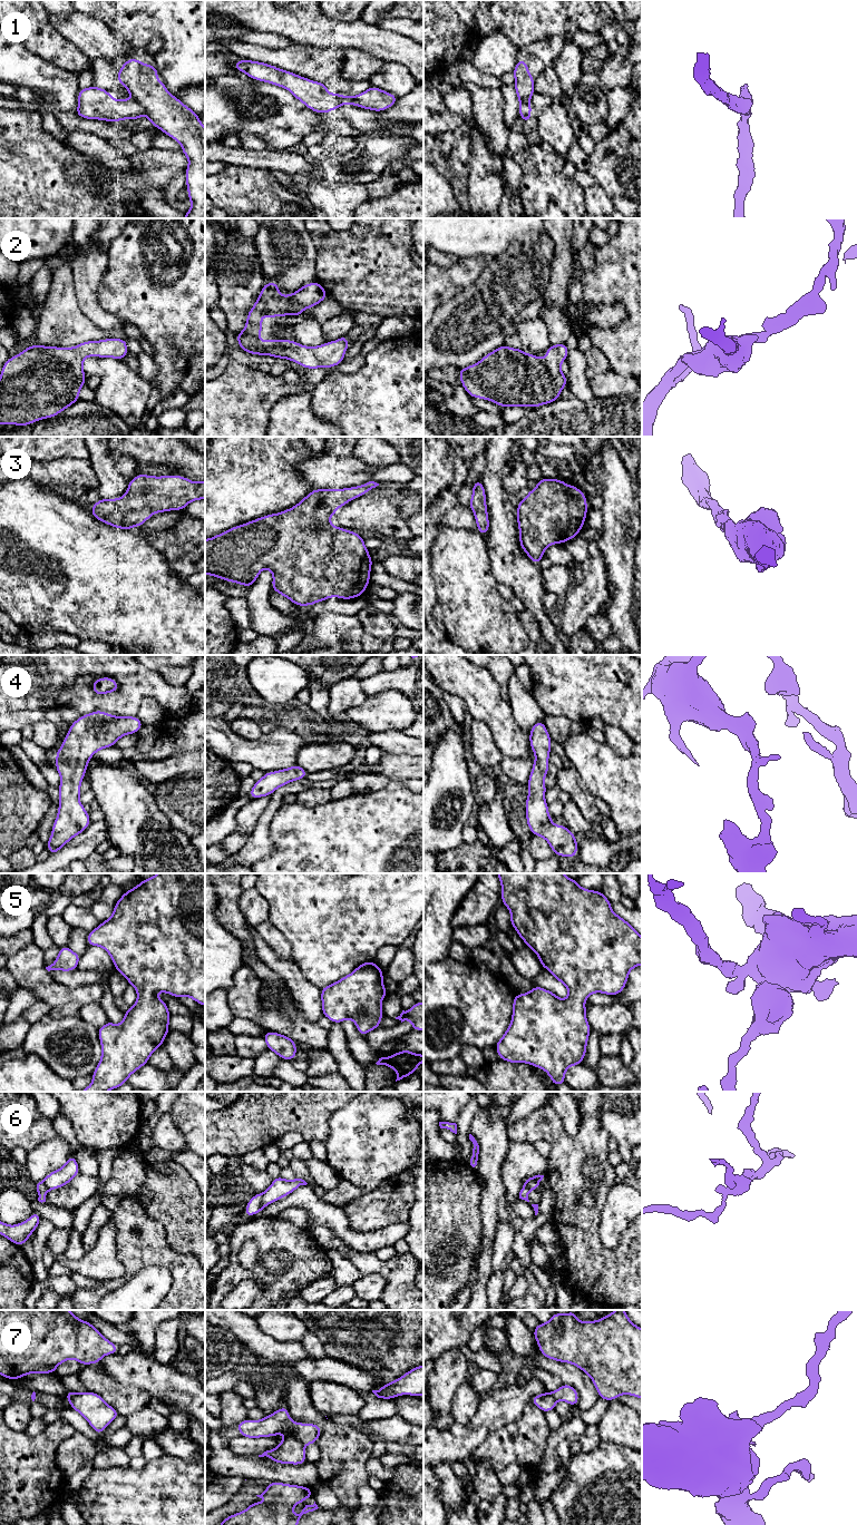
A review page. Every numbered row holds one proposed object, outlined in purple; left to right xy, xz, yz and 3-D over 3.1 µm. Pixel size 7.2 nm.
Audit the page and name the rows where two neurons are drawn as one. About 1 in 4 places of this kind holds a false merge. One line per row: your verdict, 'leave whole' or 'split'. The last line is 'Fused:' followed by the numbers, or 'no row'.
1: split
2: leave whole
3: leave whole
4: leave whole
5: leave whole
6: split
7: split
Fused: 1, 6, 7

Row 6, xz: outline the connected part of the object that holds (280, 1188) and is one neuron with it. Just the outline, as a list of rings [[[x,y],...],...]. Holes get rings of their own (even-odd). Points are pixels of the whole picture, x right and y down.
[[[277,1176],[273,1179],[270,1187],[263,1192],[262,1206],[265,1208],[271,1203],[291,1194],[299,1186],[306,1184],[308,1183],[302,1179],[294,1177],[293,1180],[289,1181]]]

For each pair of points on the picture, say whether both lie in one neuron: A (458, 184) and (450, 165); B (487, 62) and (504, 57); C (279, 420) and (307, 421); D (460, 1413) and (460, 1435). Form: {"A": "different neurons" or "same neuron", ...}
{"A": "same neuron", "B": "same neuron", "C": "same neuron", "D": "different neurons"}

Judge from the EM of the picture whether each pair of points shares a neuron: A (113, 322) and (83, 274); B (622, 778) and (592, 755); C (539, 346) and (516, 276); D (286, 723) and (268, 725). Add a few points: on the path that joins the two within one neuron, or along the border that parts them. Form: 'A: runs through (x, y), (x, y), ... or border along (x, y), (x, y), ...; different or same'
A: runs through (99, 313), (88, 302), (86, 287); same
B: runs through (614, 778), (600, 763); same
C: border along (538, 315), (523, 320), (518, 324), (516, 332); different
D: runs through (282, 723), (272, 723); same

